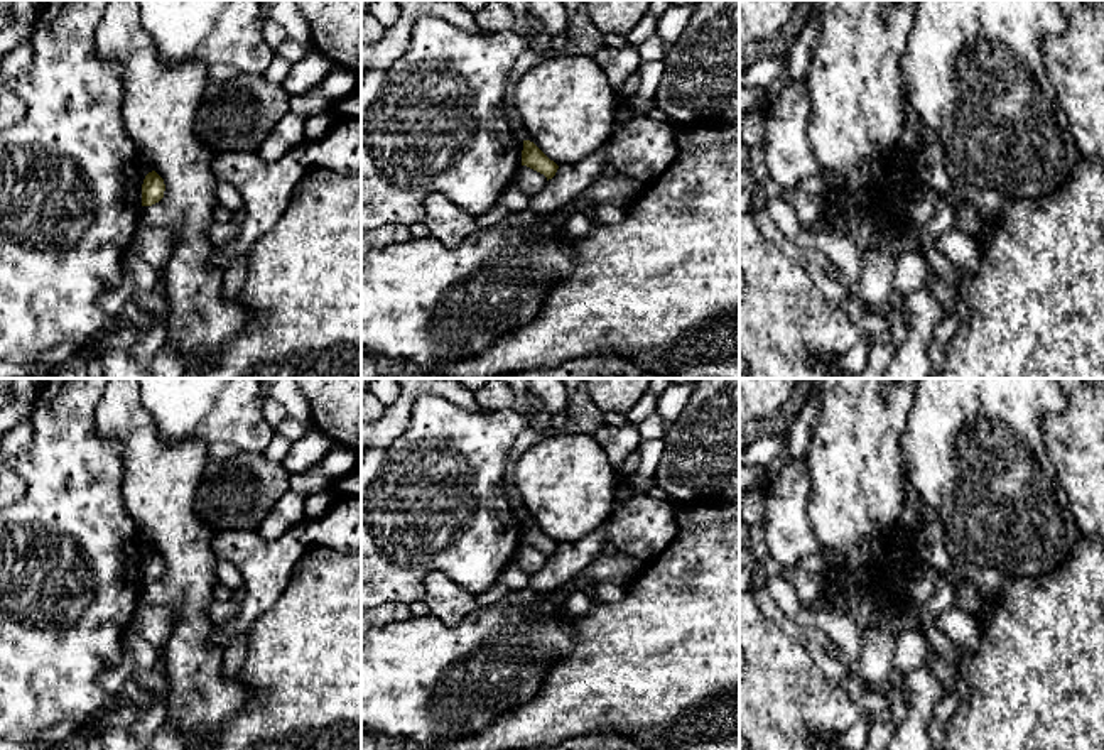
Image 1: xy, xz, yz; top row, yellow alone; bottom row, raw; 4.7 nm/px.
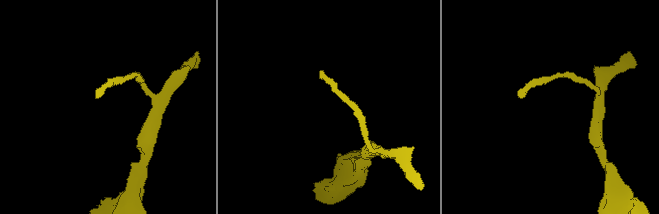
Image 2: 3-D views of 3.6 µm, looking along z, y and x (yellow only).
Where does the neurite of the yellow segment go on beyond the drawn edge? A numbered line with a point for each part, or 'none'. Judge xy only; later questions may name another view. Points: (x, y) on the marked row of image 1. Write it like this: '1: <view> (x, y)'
none

